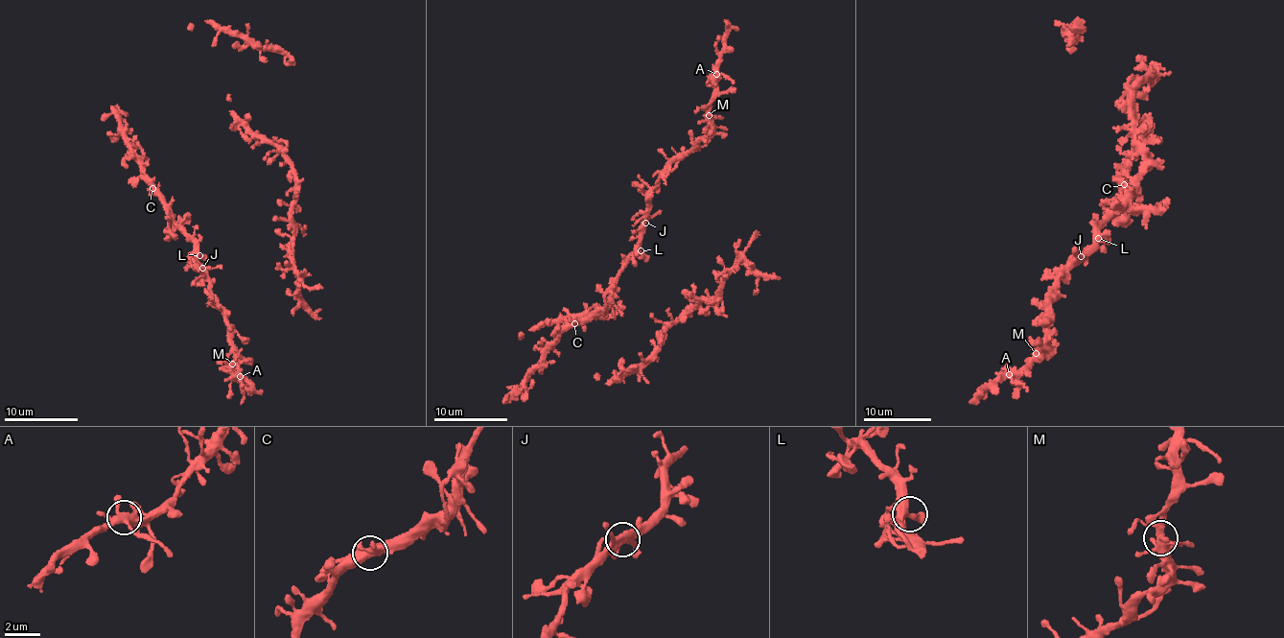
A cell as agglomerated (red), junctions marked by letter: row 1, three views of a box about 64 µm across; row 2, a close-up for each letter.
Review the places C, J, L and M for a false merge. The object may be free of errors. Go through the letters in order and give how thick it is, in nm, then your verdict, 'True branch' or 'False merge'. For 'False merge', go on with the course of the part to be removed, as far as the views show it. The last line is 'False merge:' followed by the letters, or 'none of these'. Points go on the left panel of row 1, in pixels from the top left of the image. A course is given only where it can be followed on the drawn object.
C: Thickness 400 nm. True branch
J: Thickness 420 nm. True branch
L: Thickness 400 nm. True branch
M: Thickness 400 nm. True branch
False merge: none of these

